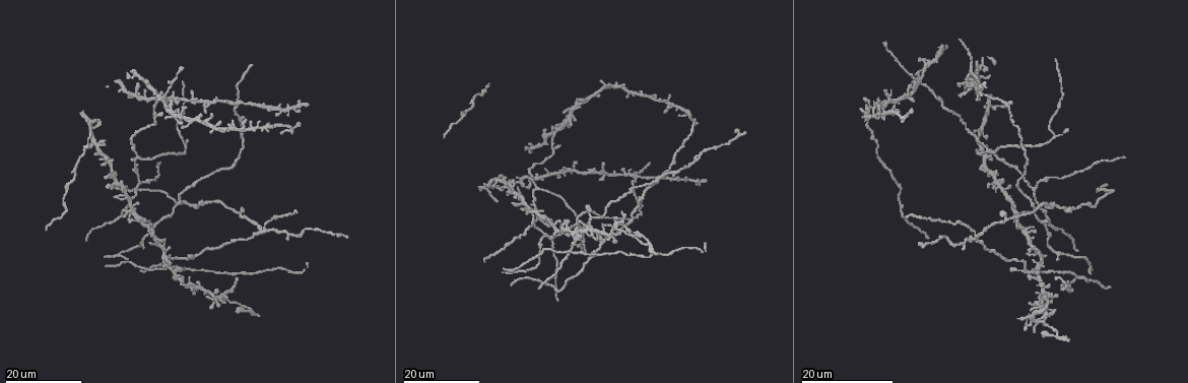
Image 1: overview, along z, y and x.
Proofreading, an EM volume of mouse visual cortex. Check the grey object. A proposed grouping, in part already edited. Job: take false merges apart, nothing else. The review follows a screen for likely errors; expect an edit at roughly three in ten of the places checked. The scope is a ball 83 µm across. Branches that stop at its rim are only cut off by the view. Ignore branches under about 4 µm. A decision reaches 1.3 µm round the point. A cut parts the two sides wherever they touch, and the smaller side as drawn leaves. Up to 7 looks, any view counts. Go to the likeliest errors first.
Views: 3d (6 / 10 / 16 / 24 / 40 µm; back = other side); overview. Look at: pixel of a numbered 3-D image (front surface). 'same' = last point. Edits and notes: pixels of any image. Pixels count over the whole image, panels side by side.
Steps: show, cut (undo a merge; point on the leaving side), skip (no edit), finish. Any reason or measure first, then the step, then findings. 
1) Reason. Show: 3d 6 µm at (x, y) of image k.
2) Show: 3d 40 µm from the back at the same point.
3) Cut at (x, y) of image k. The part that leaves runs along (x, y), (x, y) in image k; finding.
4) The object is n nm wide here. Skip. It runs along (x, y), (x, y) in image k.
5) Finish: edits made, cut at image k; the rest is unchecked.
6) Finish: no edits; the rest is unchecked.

Four-way junction. Show: 3d 16 µm at (660, 178) of image 1.

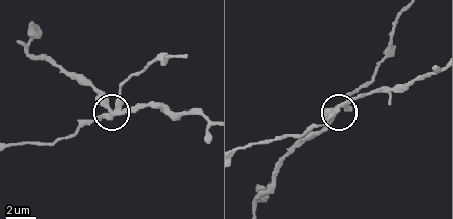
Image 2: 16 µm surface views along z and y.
Show: 3d 6 µm at (106, 107) of image 2.

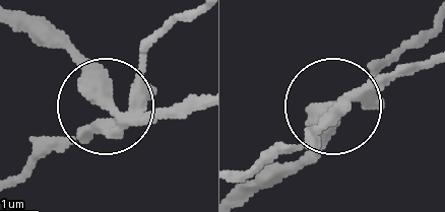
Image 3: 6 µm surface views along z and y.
The side arm is 30 µm long. Cut at (184, 109) of image 3. The part that leaves runs along (130, 116), (75, 58), (17, 22) in image 3; a second neuron is stuck on.

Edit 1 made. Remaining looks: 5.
Small branch off a trunk. Show: 3d 24 µm at (139, 159) of image 1.

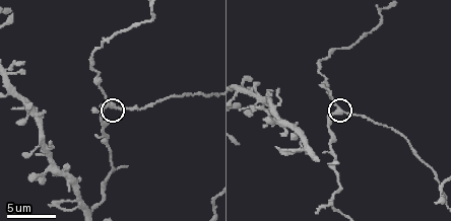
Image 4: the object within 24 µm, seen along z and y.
Closer look. Show: 3d 10 µm at (111, 104) of image 4.

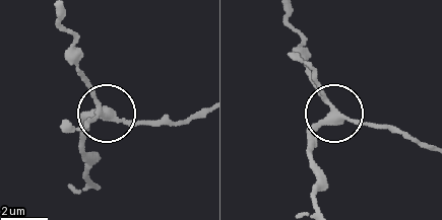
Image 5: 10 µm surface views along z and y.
The side arm is 44 µm long; 4 arms meet here. Skip. Continuous, no second neuron.

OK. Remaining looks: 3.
Four or more arms meet. Show: 3d 16 µm at (615, 224) of image 1.

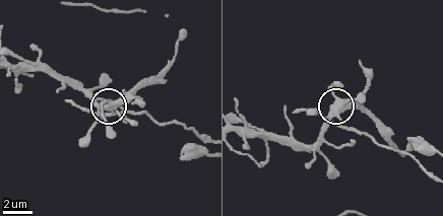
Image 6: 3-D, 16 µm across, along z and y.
Show: 3d 6 µm at (112, 108) of image 6.

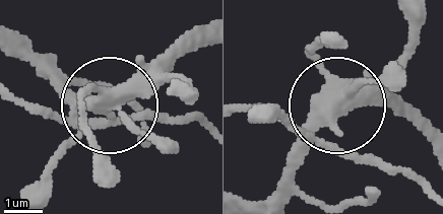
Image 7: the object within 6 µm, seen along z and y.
Cut at (26, 103) of image 7. The part that leaves runs along (75, 121), (198, 124) in image 7; a second neuron is stuck on.

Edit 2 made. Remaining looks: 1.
Finish: edits made, cut at image 3, cut at image 7; the rest is unchecked.

